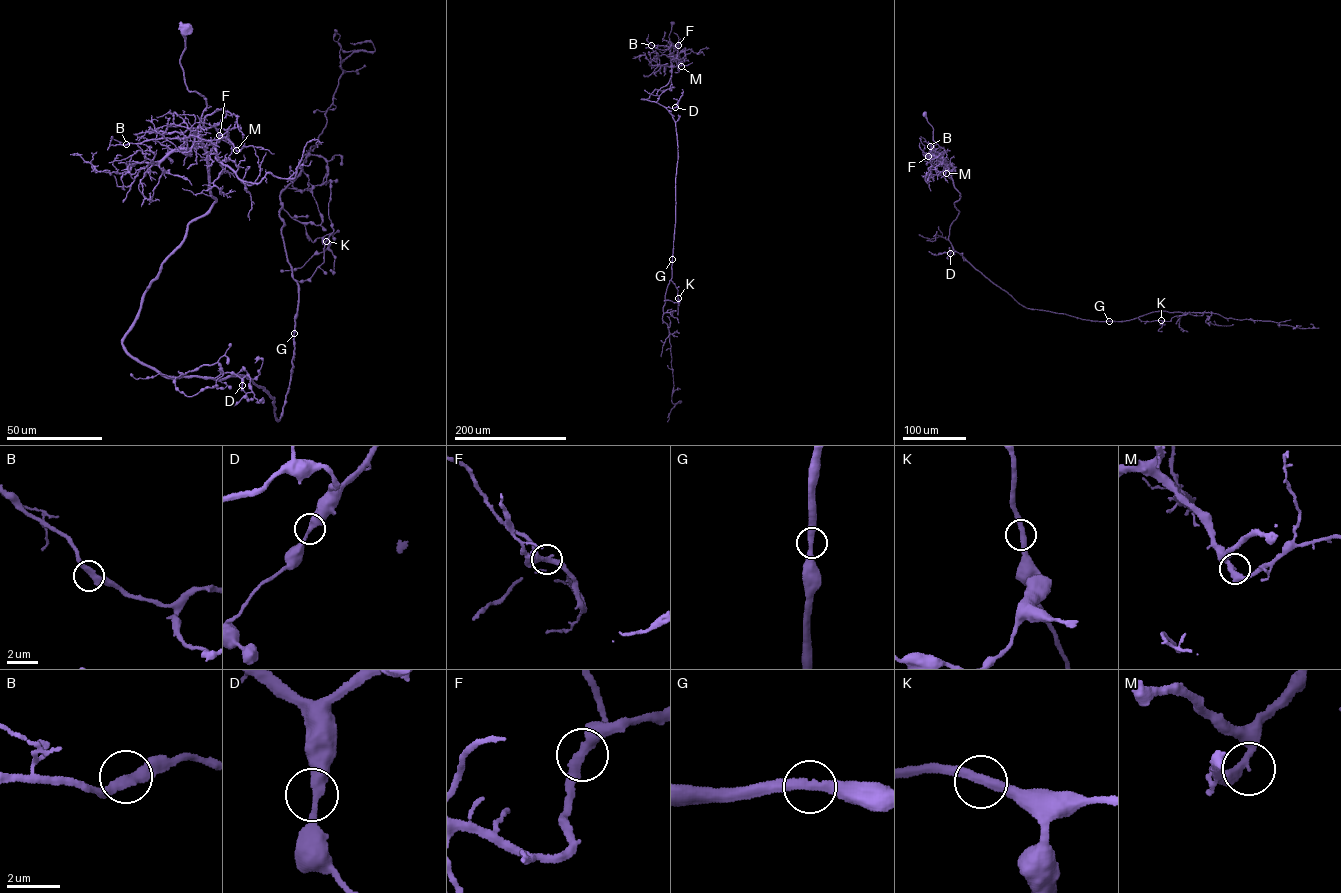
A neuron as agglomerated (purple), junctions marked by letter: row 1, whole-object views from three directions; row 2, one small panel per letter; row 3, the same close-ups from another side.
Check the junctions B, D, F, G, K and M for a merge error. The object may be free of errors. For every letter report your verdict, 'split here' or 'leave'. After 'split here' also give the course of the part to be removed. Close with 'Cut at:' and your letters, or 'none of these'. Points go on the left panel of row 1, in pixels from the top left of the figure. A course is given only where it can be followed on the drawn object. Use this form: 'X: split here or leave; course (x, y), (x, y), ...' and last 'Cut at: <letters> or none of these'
B: leave
D: leave
F: leave
G: leave
K: leave
M: leave
Cut at: none of these

